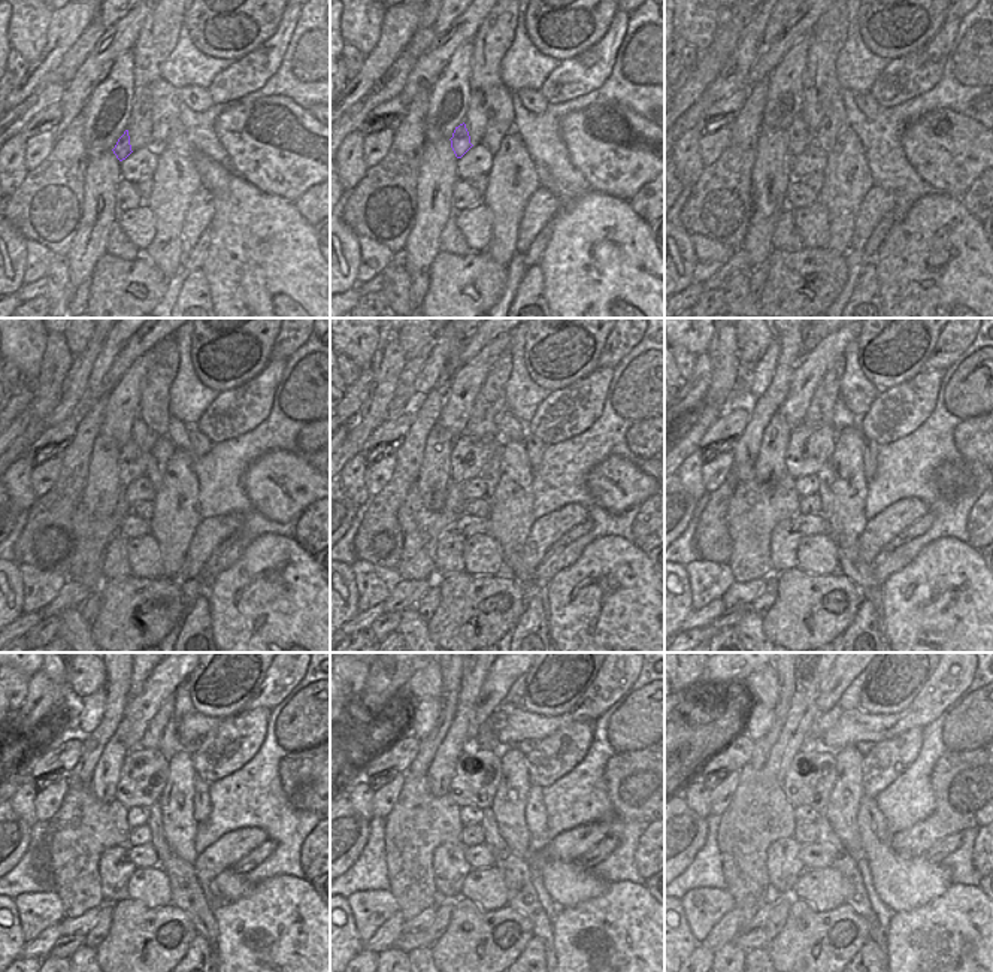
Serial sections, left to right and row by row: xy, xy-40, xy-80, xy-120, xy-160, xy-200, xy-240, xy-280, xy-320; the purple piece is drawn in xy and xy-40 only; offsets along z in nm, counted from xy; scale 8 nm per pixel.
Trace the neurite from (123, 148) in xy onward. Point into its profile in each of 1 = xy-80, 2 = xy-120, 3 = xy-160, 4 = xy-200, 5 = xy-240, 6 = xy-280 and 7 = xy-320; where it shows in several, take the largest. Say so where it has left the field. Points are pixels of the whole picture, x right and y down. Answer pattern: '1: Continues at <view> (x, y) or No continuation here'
1: Continues at xy-80 (798, 135)
2: Continues at xy-120 (132, 463)
3: Continues at xy-160 (469, 454)
4: Continues at xy-200 (808, 450)
5: Continues at xy-240 (142, 778)
6: Continues at xy-280 (478, 772)
7: Continues at xy-320 (811, 775)

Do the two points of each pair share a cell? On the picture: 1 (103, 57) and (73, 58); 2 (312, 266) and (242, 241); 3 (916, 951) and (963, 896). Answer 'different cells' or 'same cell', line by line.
1: different cells
2: same cell
3: same cell

